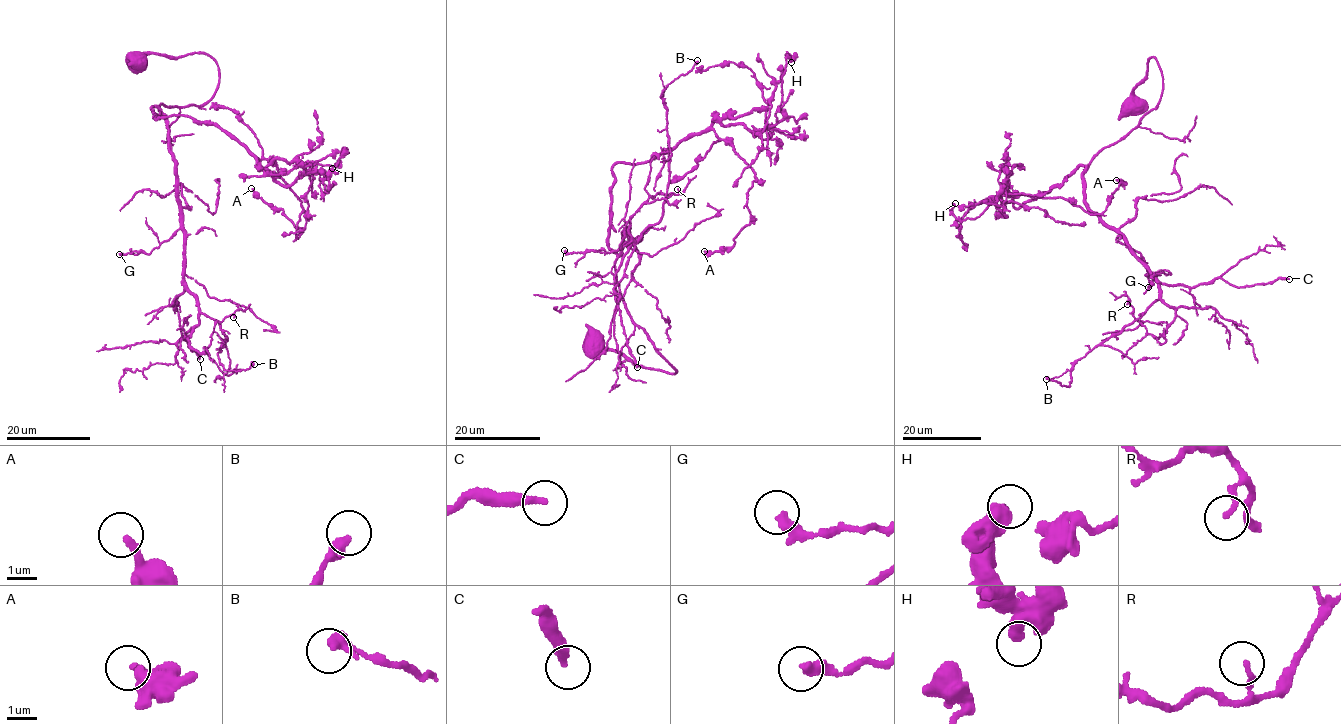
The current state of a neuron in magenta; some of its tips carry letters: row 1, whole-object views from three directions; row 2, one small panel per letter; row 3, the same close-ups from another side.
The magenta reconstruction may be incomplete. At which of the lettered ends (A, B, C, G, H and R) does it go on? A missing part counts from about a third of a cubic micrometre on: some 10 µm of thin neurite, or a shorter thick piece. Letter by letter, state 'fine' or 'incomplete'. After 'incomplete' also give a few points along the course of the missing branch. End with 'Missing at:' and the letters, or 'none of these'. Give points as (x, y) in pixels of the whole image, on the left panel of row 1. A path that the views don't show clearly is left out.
A: fine
B: fine
C: fine
G: fine
H: fine
R: fine
Missing at: none of these

